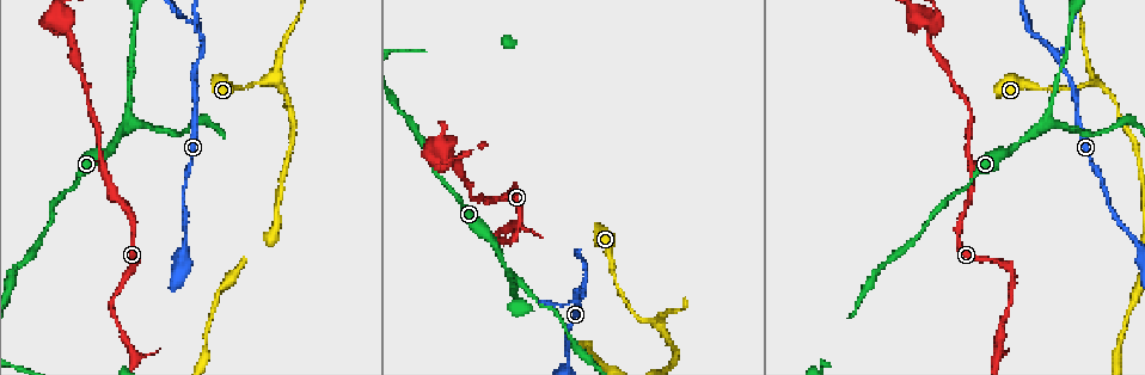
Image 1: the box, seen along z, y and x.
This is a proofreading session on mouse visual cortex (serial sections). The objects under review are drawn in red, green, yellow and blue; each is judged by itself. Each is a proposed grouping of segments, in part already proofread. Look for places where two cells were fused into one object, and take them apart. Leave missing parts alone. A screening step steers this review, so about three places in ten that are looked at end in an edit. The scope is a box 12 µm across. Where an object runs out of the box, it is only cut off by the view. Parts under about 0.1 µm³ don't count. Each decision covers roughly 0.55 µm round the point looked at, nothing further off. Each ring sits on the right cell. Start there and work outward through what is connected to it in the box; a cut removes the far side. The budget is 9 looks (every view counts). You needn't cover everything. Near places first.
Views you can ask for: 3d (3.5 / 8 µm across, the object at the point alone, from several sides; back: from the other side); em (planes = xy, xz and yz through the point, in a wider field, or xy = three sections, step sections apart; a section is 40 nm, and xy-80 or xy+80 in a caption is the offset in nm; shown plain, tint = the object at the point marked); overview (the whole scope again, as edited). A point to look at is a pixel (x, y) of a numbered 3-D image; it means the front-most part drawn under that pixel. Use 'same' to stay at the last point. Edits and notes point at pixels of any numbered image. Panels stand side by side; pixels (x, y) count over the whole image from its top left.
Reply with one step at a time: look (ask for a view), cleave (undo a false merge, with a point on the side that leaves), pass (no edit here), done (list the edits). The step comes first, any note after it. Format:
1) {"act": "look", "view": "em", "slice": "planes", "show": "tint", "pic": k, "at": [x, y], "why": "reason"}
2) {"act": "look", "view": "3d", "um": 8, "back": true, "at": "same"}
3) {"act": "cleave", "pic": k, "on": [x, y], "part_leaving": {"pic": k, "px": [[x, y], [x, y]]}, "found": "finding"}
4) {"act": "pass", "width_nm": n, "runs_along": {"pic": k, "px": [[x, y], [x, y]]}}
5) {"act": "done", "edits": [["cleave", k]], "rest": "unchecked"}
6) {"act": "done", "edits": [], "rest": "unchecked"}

{"act": "look", "view": "3d", "um": 3.5, "pic": 1, "at": [446, 158], "why": "sharp bend"}

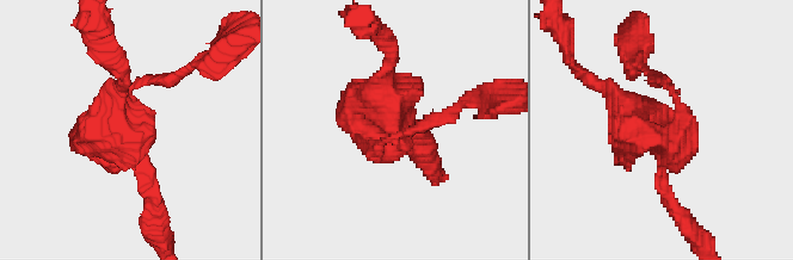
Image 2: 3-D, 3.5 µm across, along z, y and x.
{"act": "look", "view": "em", "slice": "xy", "step": 2, "show": "tint", "pic": 2, "at": [389, 125]}

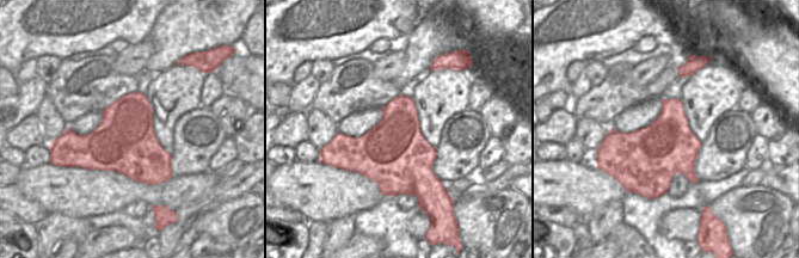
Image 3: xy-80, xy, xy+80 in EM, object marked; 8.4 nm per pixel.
{"act": "pass", "runs_along": {"pic": 2, "px": [[674, 208], [658, 137], [597, 82]]}, "found": "all the same cell"}

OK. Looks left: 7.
{"act": "look", "view": "em", "slice": "xy", "step": 1, "show": "tint", "pic": 1, "at": [500, 259], "why": "three-way junction"}

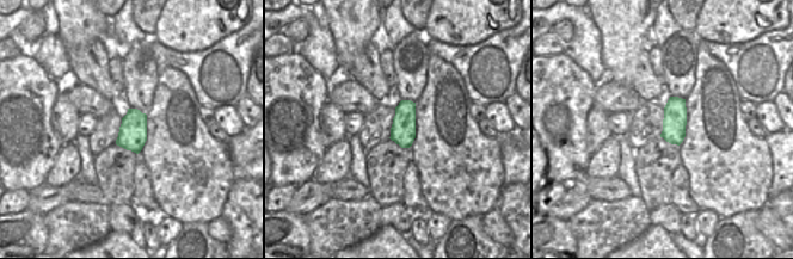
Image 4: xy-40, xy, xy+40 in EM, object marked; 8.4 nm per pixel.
{"act": "look", "view": "3d", "um": 3.5, "at": "same", "why": "see where the arms go"}

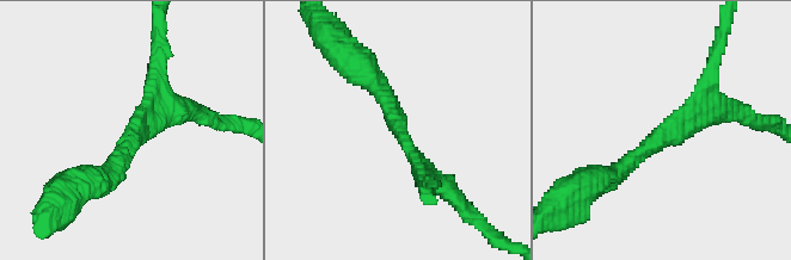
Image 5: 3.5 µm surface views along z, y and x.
{"act": "pass", "arm_widths_nm": [200, 200, 200], "runs_along": {"pic": 5, "px": [[613, 173], [668, 136], [711, 74]]}, "found": "all the same cell"}

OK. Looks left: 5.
{"act": "look", "view": "3d", "um": 8, "pic": 1, "at": [1092, 85], "why": "three-way junction"}

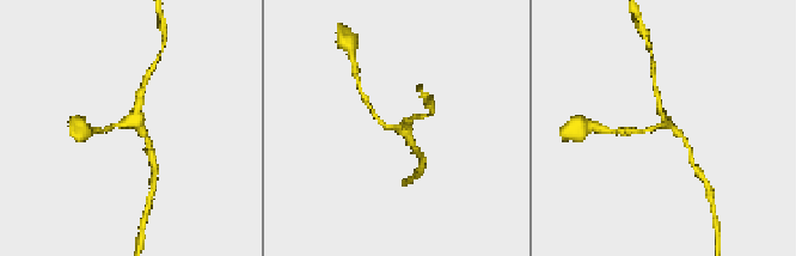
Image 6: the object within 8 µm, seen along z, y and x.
{"act": "look", "view": "3d", "um": 3.5, "pic": 6, "at": [666, 124], "why": "closer look"}

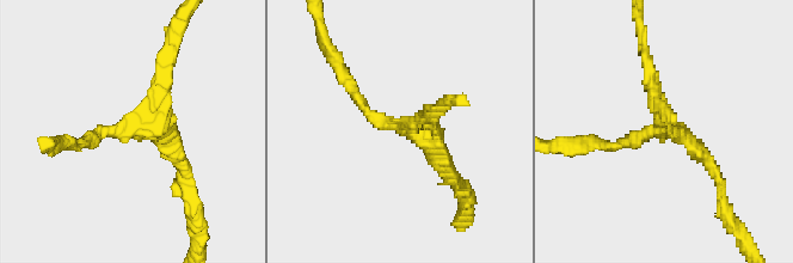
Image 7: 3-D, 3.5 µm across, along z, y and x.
{"act": "look", "view": "em", "slice": "xy", "step": 1, "show": "tint", "pic": 7, "at": [136, 132], "arms": 3, "arm_widths_nm": [150, 200, 200]}

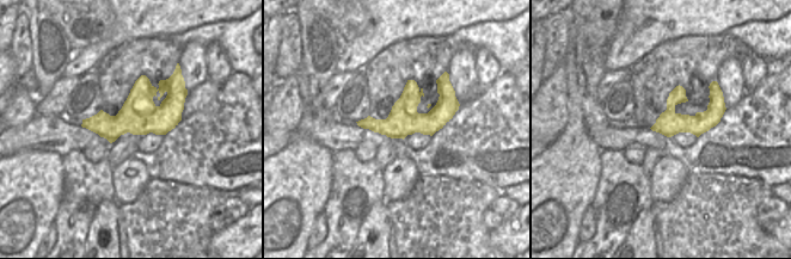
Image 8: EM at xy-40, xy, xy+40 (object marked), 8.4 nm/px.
{"act": "pass", "runs_along": {"pic": 8, "px": [[447, 88], [428, 122], [361, 123]]}, "found": "one cell here"}

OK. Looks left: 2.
{"act": "look", "view": "3d", "um": 3.5, "back": true, "pic": 1, "at": [1059, 60], "why": "branch point"}

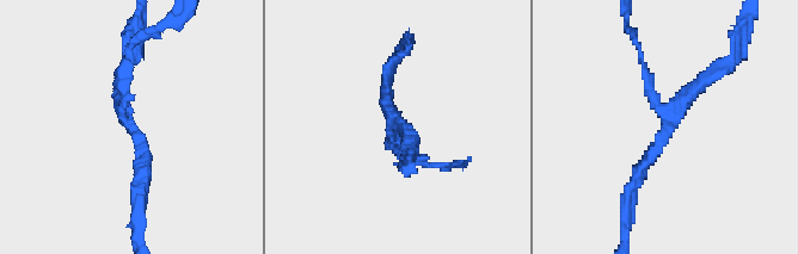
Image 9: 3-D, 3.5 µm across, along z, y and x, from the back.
{"act": "look", "view": "em", "slice": "xy", "step": 2, "show": "tint", "pic": 9, "at": [668, 119]}

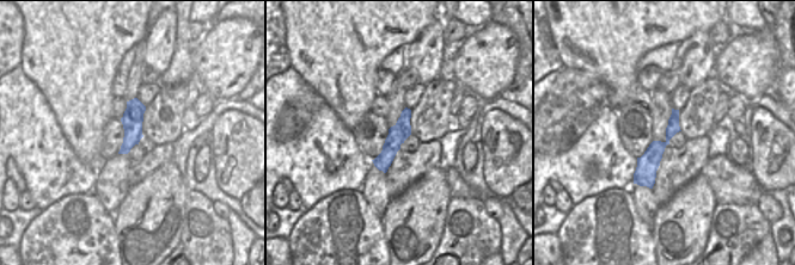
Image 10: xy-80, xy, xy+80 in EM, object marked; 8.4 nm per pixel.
{"act": "pass", "arm_widths_nm": [150, 150, 200], "runs_along": {"pic": 9, "px": [[633, 185], [667, 119], [722, 64]]}, "found": "continuous, no second cell"}

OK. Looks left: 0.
{"act": "done", "edits": [], "rest": "unchecked"}

